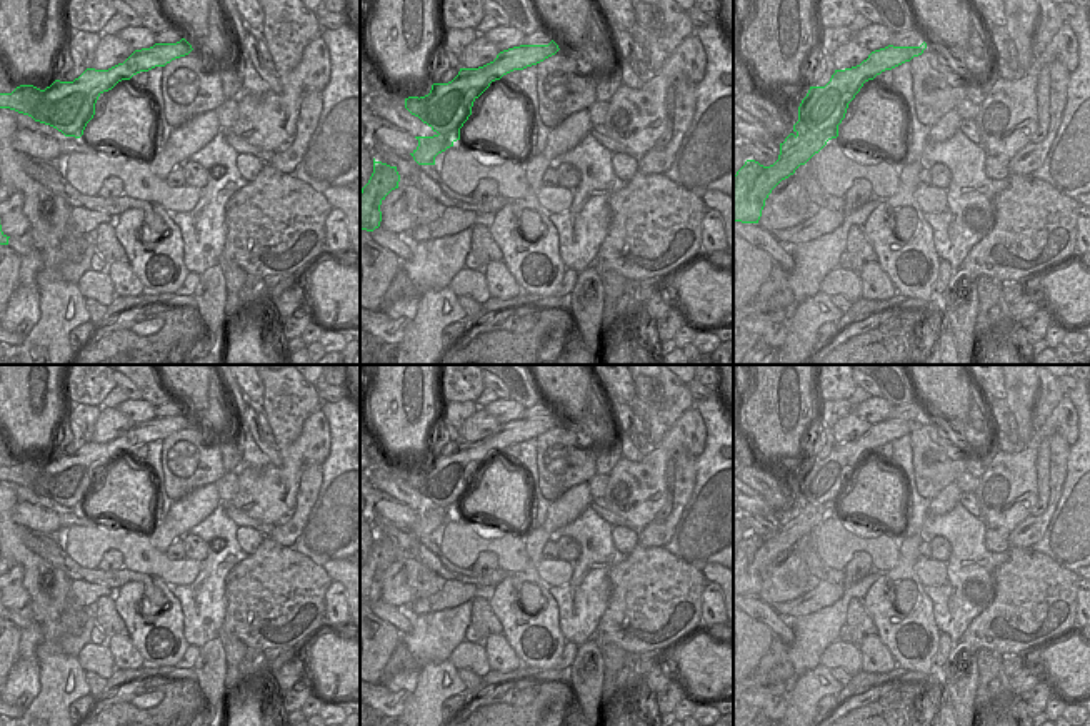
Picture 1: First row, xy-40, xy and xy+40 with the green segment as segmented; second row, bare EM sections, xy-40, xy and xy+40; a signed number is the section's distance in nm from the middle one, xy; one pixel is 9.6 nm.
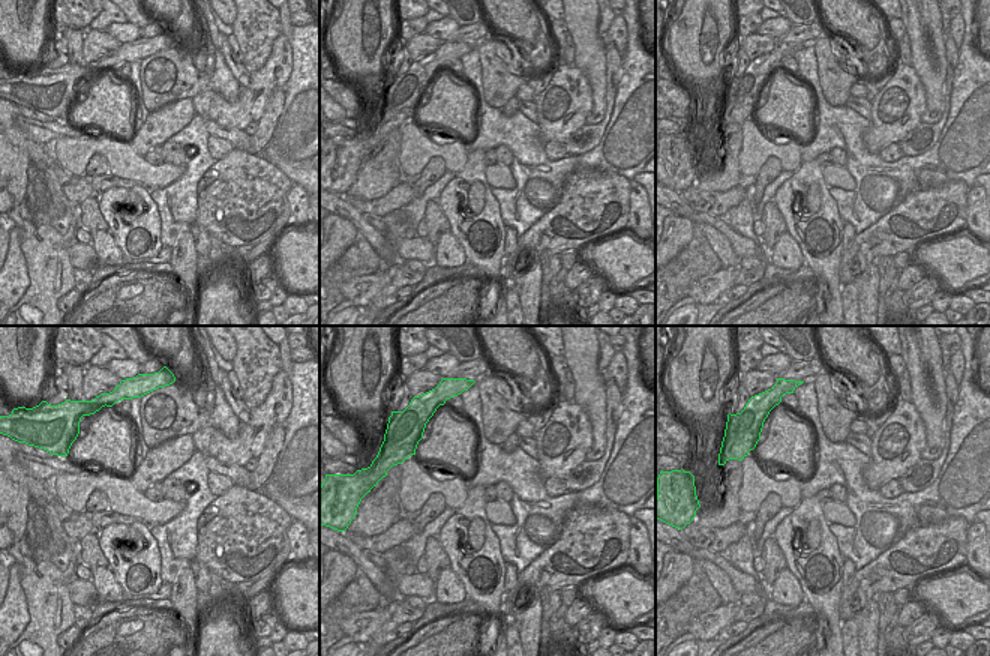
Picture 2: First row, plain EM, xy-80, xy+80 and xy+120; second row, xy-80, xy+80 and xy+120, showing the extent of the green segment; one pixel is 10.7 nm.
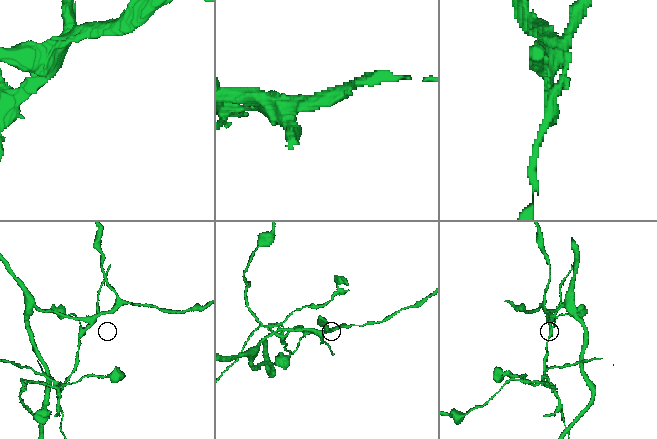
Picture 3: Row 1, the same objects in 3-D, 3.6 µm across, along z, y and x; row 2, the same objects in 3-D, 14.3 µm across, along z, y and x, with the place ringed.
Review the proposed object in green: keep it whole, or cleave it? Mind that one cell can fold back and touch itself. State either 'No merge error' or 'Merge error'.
Merge error.

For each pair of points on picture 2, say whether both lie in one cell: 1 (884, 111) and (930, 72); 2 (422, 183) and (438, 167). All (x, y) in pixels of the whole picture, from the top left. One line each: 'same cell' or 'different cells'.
1: different cells
2: same cell

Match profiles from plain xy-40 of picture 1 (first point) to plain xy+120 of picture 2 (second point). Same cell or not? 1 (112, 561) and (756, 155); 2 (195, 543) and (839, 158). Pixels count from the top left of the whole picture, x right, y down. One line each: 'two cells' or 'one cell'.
1: two cells
2: one cell

